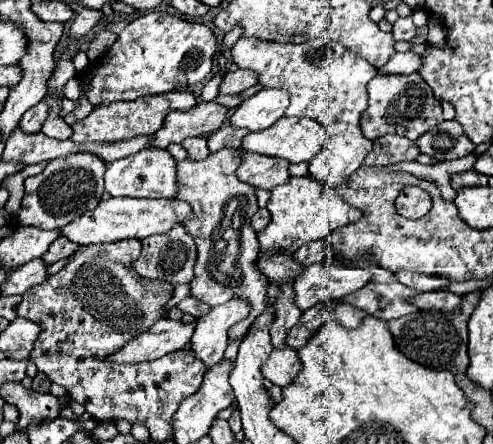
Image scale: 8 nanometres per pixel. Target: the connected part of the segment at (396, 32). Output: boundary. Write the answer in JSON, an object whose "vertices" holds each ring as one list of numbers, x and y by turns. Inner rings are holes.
{"vertices":[[399,17,393,23,393,37,397,41,411,41,415,35,417,35,417,27,411,21,411,17]]}

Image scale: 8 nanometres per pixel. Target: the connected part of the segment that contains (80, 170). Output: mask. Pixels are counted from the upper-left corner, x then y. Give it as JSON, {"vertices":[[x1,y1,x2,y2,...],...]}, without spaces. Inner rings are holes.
{"vertices":[[73,153,67,157,59,157,49,161,45,171,29,177,25,181,25,197,21,209,13,215,17,225,33,225,39,229,59,229,71,223,75,217,83,215,101,201,103,195,103,173,107,171,107,163,95,153]]}

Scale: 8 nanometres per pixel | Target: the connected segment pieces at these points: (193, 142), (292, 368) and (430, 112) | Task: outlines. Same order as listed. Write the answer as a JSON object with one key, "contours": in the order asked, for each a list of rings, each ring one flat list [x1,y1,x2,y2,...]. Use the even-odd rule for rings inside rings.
{"contours":[[[191,137,191,139,185,139,181,145,187,149,191,159,205,159,209,155,209,147,207,147,205,137]],[[291,347,273,349,273,353,269,355,269,359,263,365,263,375,271,383,275,383,279,387,285,387,285,385,289,385,297,377,301,367,303,365,301,365,295,349,291,349]],[[377,73,377,77,373,77,373,81,367,85,367,91,369,91,369,107,361,115,361,131,371,141,375,137,391,133,417,141,433,125,439,125,443,121,441,103,431,93,431,87,423,81,423,77,419,77,419,73,411,75]]]}

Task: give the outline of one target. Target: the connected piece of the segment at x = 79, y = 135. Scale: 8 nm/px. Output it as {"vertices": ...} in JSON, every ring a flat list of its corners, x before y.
{"vertices":[[171,91,161,93,159,97,143,97,139,101,115,101,111,105,95,107,85,119,73,125,71,139,75,143,119,143,129,141,131,137,153,135,165,121,169,111,187,111,195,105,195,97,189,91]]}

